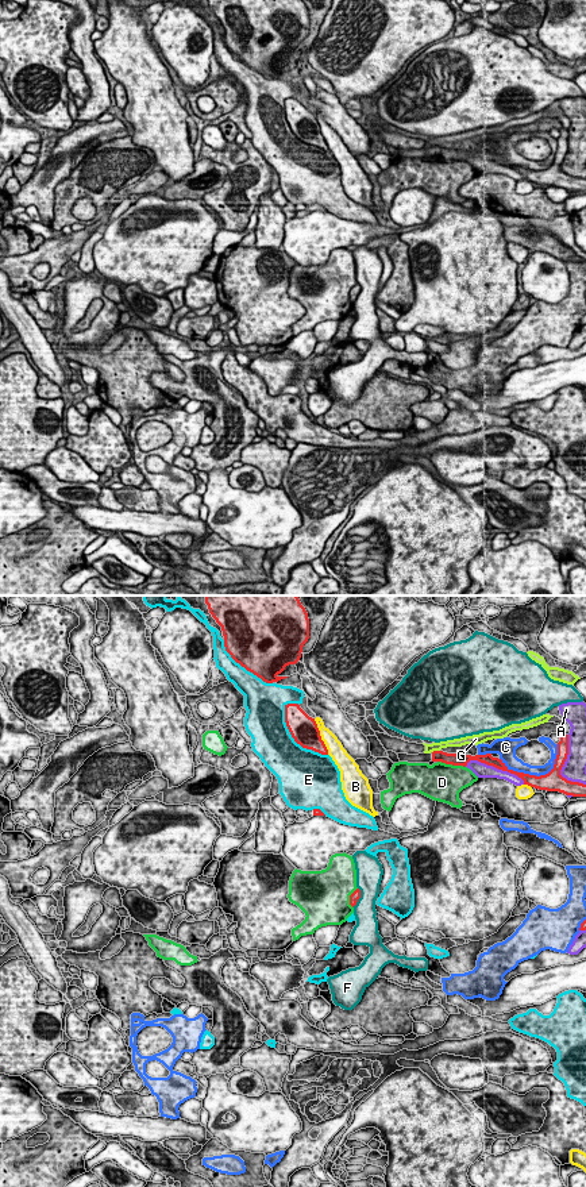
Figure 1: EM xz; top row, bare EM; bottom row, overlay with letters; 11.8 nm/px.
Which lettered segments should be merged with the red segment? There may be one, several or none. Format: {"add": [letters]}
{"add": []}

